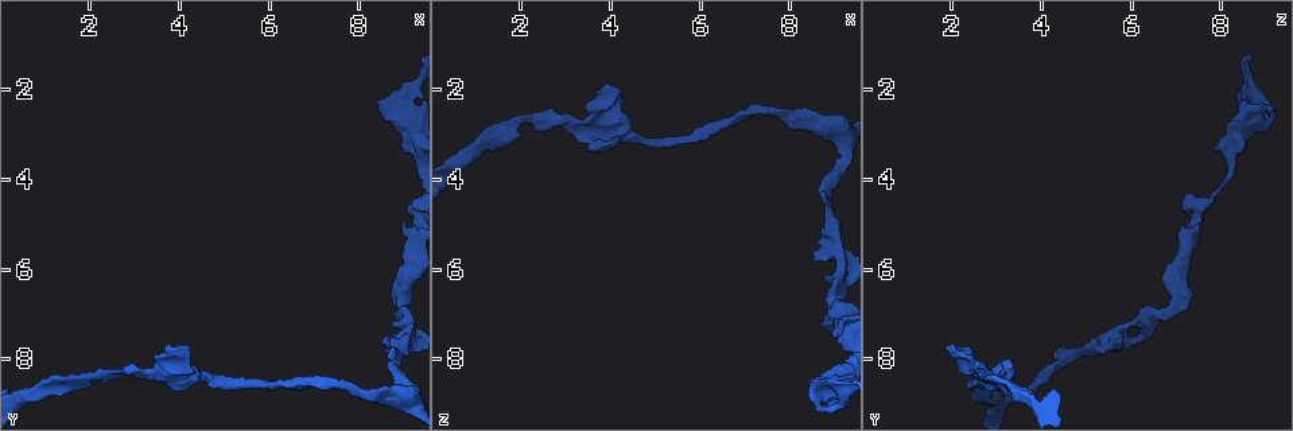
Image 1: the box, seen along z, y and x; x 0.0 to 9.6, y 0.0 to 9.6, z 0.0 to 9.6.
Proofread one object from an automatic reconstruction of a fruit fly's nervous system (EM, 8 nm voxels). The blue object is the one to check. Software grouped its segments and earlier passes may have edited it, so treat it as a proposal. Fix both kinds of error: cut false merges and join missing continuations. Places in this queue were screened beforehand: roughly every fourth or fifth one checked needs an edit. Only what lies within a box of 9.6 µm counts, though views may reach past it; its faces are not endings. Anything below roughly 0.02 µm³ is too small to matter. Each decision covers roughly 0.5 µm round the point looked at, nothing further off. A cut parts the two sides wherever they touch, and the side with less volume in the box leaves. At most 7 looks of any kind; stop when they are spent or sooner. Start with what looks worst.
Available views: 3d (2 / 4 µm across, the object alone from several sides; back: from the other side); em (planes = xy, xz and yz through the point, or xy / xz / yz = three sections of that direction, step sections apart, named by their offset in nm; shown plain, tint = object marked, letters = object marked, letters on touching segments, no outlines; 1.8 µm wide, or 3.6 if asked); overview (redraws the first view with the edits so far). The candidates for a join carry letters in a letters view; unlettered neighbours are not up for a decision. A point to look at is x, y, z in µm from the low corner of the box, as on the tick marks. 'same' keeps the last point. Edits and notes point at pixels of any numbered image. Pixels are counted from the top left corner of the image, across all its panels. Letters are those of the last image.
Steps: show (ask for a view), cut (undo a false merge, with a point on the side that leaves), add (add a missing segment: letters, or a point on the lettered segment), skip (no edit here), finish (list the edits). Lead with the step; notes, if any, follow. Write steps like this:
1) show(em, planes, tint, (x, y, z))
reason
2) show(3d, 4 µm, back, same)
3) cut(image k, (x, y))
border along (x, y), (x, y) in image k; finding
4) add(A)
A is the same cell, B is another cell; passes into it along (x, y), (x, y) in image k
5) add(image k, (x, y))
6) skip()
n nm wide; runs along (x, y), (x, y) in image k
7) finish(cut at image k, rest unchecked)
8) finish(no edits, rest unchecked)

show(3d, 2 µm, (3.95, 8.35, 2.70))
sudden change in width

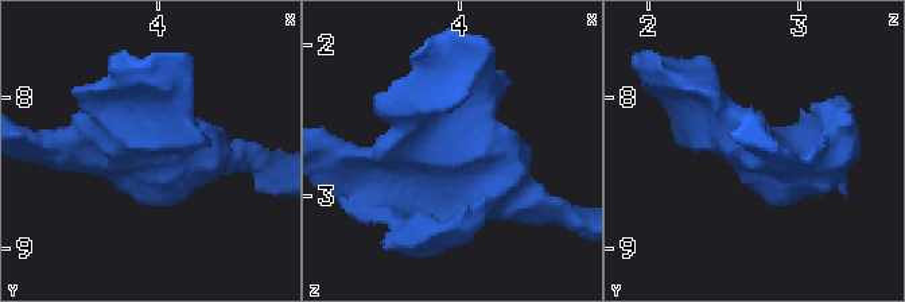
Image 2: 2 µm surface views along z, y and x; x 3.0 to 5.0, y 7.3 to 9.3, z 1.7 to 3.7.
show(em, planes, tint, (3.98, 8.38, 2.72))

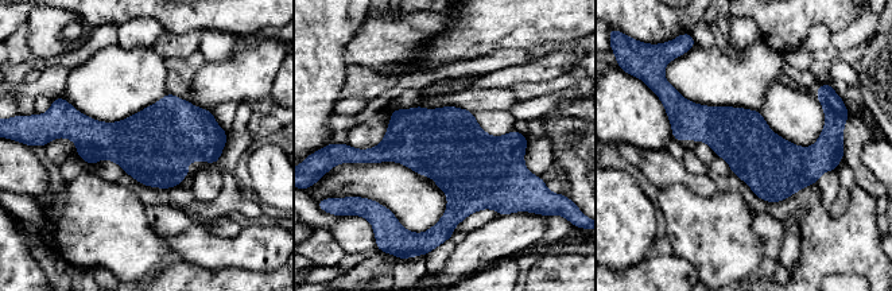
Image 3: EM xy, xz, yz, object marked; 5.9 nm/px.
show(em, planes, letters, same)

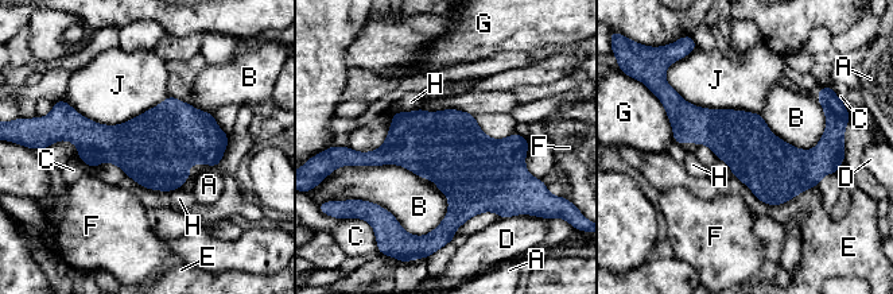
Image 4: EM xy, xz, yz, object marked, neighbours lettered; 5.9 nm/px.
skip()
A, B, C, D, E, F, G, H and J are other cells; one neuron here

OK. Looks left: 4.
show(em, planes, letters, (2.05, 8.35, 2.70))
a narrow waist

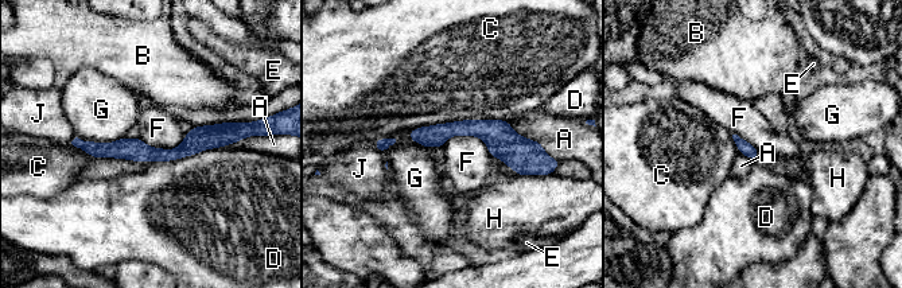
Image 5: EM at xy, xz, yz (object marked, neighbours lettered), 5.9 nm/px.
skip()
80 nm wide; A, B, C, D, E, F, G, H and J are other cells; runs along (230, 127), (175, 154), (77, 143) in image 5; one neuron here

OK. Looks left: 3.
show(em, planes, letters, (8.95, 5.00, 7.55))
an open end

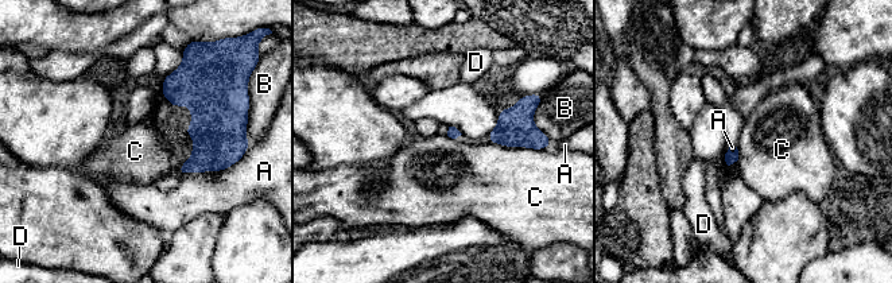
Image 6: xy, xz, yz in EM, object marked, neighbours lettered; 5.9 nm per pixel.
skip()
A, B, C and D are other cells; border along (491, 142), (536, 150) in image 6; no lettered segment goes on from it

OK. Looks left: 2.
finish(no edits, rest unchecked)

